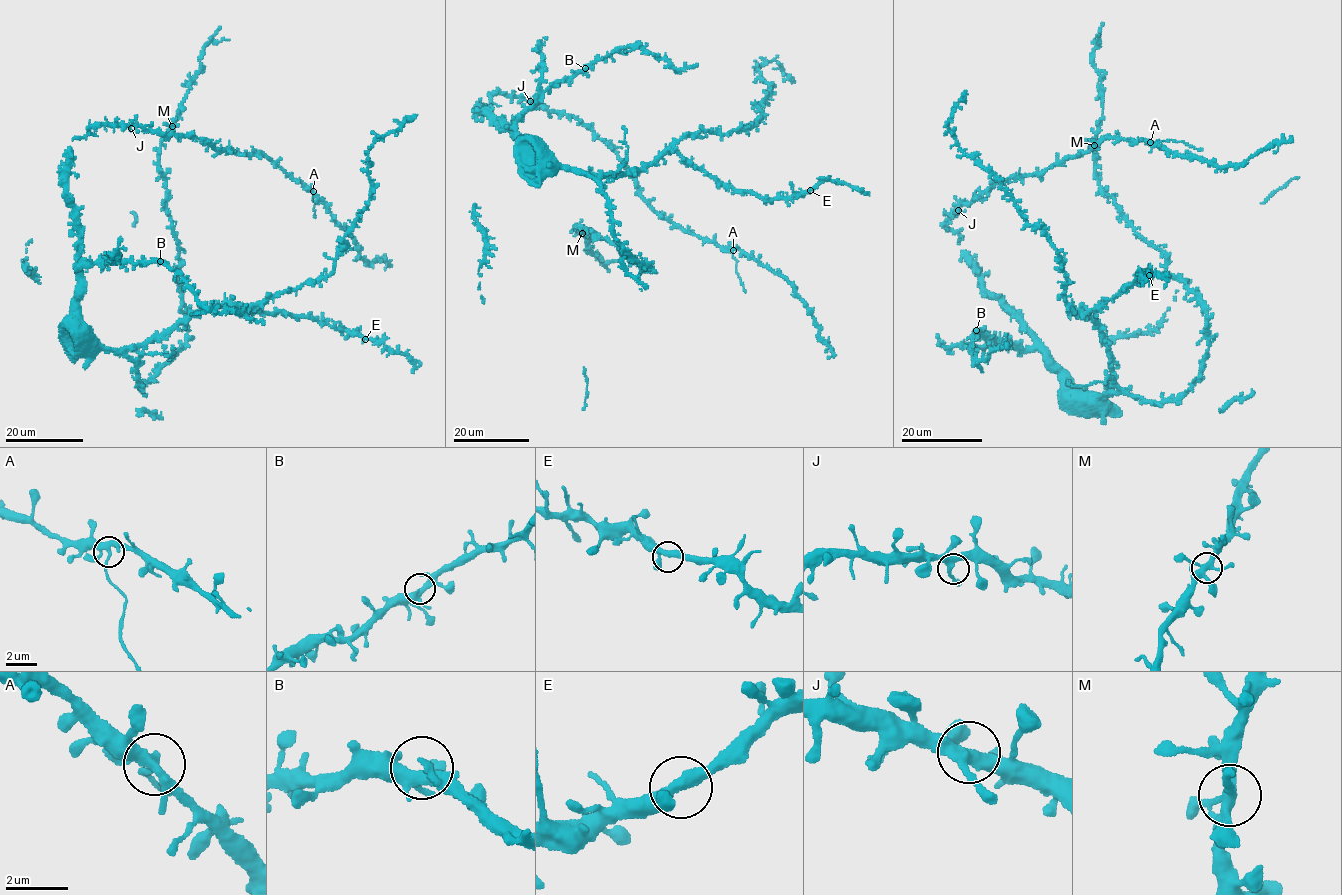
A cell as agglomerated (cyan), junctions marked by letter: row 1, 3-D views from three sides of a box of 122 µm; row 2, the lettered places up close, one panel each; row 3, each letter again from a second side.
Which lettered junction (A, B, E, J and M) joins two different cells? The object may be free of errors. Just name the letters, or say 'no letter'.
A

